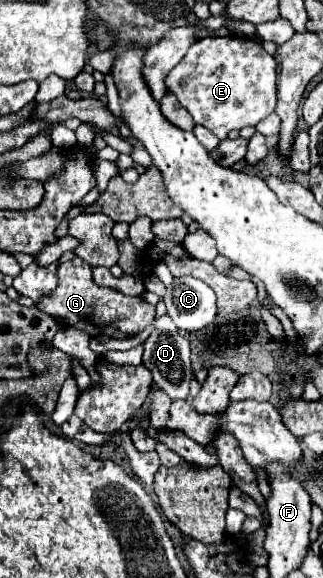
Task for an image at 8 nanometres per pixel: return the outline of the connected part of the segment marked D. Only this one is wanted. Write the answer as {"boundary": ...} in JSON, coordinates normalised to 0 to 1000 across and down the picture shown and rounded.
{"boundary":[[[508,542],[483,552],[477,573],[446,590],[446,614],[440,631],[471,645],[471,656],[483,670],[514,676],[526,690],[576,690],[582,687],[582,666],[588,666],[588,593],[582,587],[551,573],[539,555]]]}

